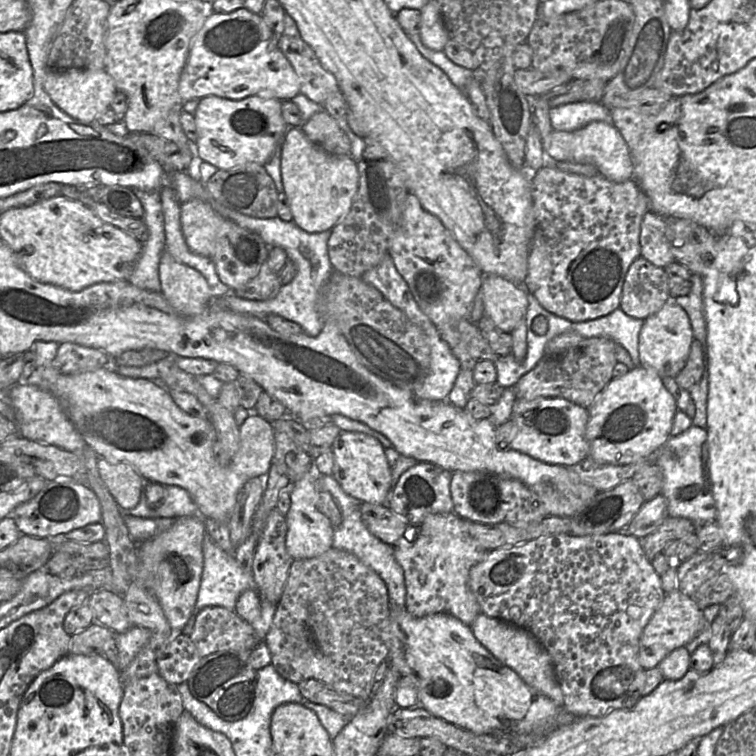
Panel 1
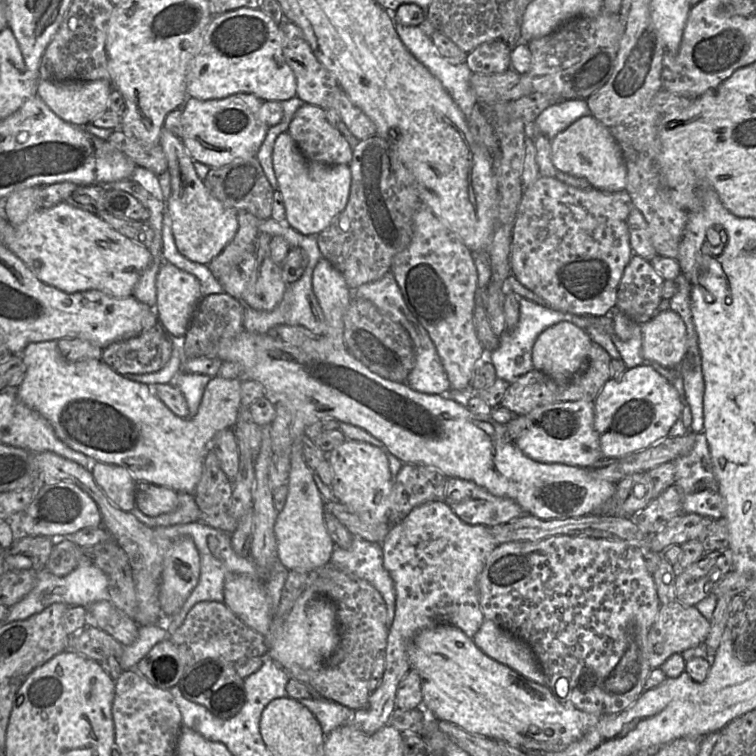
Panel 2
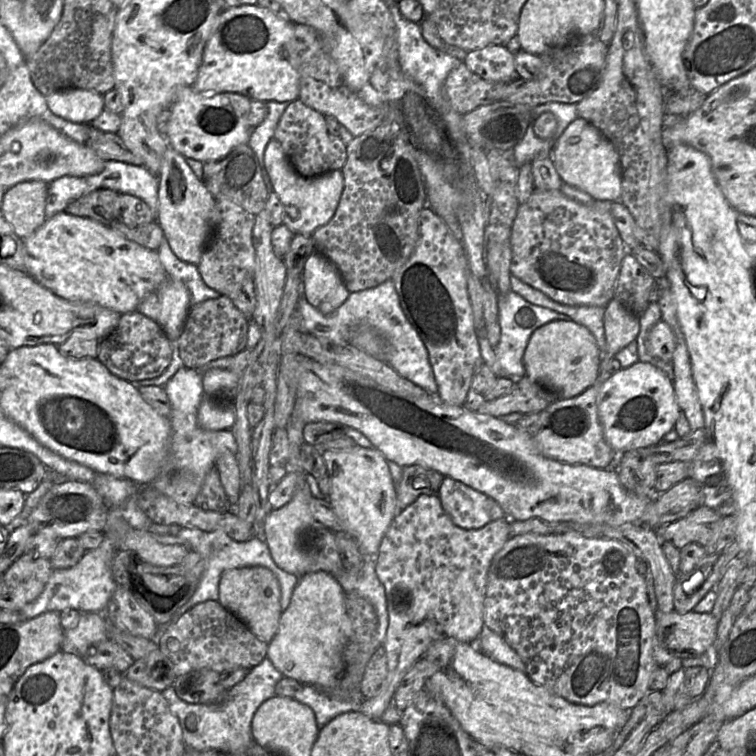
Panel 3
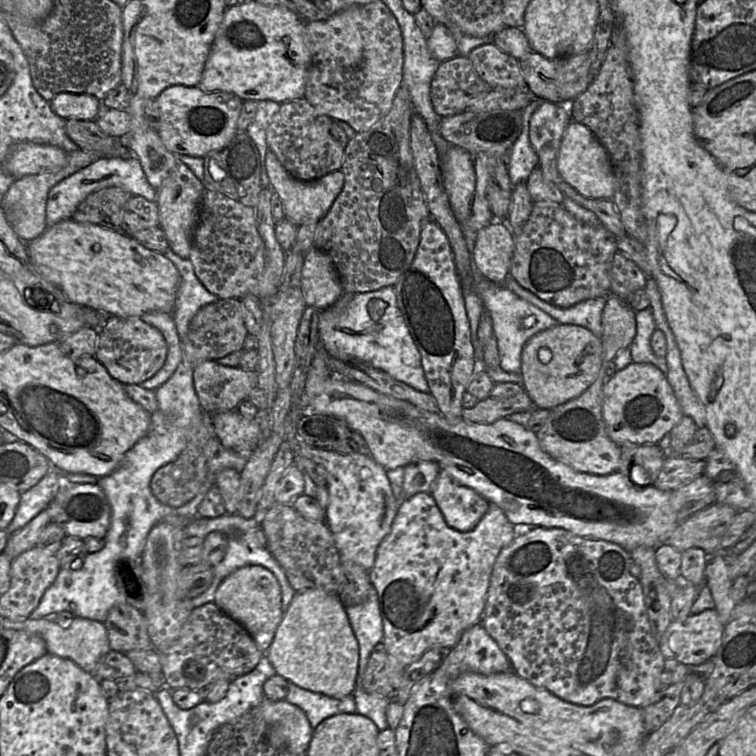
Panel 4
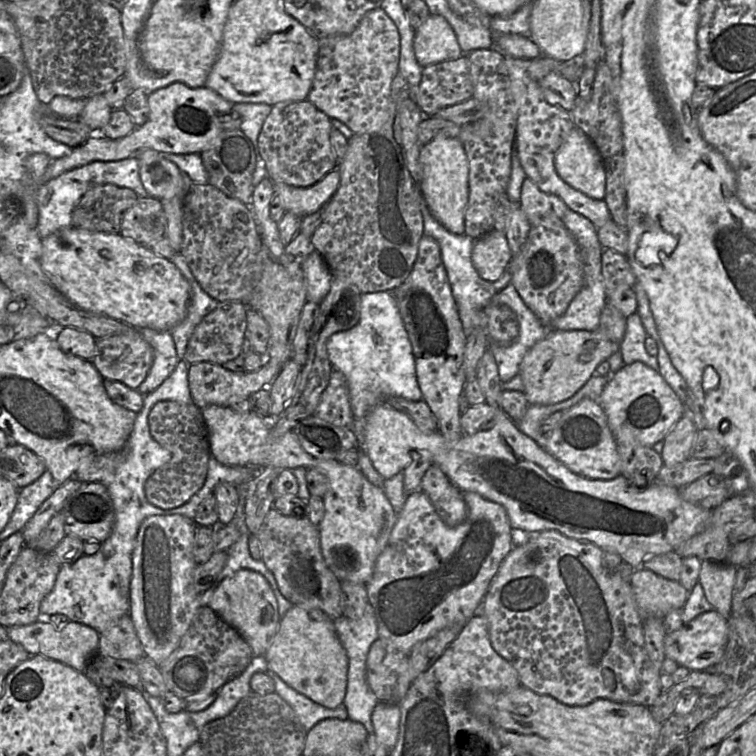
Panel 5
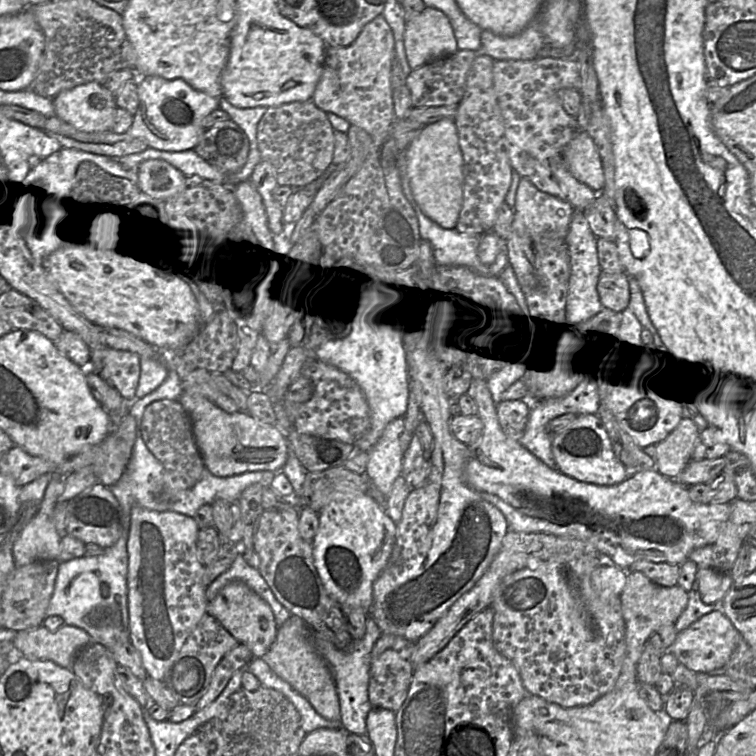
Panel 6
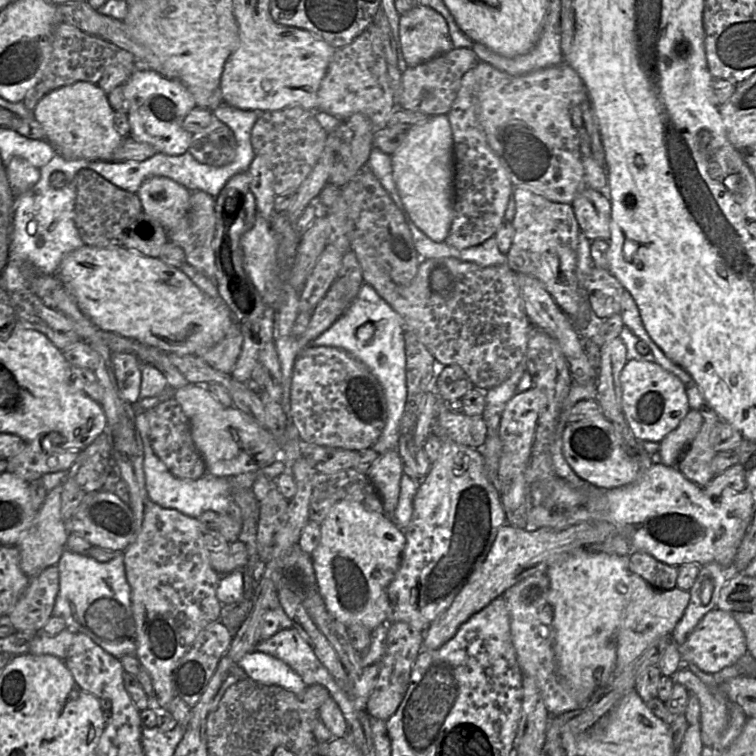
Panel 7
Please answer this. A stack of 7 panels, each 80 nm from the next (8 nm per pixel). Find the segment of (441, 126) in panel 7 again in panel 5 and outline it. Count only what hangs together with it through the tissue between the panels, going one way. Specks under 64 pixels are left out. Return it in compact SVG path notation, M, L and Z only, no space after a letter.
M437 136L422 145L419 162L422 168L419 191L430 214L451 233L464 234L469 196L469 164L461 141L458 138Z

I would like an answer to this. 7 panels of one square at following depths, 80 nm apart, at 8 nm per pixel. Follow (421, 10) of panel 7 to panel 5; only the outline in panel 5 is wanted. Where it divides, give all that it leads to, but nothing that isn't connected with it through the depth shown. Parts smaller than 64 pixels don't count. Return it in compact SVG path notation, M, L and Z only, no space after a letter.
M433 14L415 30L413 48L421 67L455 60L463 54L447 20Z

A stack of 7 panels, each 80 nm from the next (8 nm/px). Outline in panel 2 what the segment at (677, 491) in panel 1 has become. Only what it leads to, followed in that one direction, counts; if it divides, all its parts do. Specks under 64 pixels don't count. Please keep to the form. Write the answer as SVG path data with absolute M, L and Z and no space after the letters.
M703 431L696 433L696 441L690 453L669 463L675 465L676 481L674 485L677 485L681 491L684 513L699 514L711 520L724 517L724 501L719 491L708 442Z

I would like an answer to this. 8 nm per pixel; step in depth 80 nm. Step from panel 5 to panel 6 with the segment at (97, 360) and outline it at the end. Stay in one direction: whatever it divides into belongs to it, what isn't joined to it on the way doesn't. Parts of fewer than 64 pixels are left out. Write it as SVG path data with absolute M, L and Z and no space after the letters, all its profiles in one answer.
M108 347L103 350L102 368L97 373L116 388L128 403L136 399L141 374L138 354Z

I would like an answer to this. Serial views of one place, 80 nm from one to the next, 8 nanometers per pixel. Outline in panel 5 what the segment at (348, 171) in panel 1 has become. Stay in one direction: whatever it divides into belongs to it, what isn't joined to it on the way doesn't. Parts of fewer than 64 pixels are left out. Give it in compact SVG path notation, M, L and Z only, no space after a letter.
M334 169L320 181L308 187L296 187L283 182L273 182L275 195L282 199L286 211L301 216L312 214L336 193L340 185L340 173Z

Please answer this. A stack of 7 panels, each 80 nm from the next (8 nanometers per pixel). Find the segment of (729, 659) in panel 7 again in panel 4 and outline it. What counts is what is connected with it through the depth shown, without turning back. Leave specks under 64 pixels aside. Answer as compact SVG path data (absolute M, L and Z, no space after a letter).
M715 609L704 610L684 620L671 620L667 630L659 640L660 649L664 659L673 659L684 665L700 665L714 657L717 652L725 625L719 618Z

